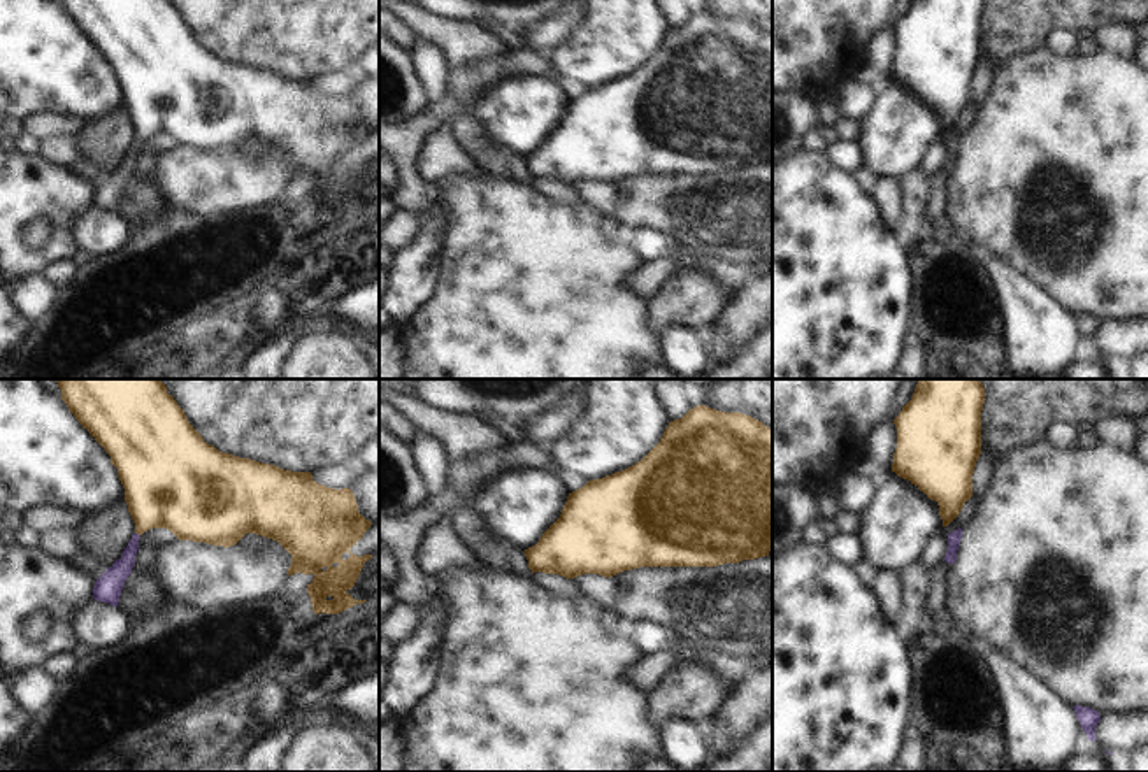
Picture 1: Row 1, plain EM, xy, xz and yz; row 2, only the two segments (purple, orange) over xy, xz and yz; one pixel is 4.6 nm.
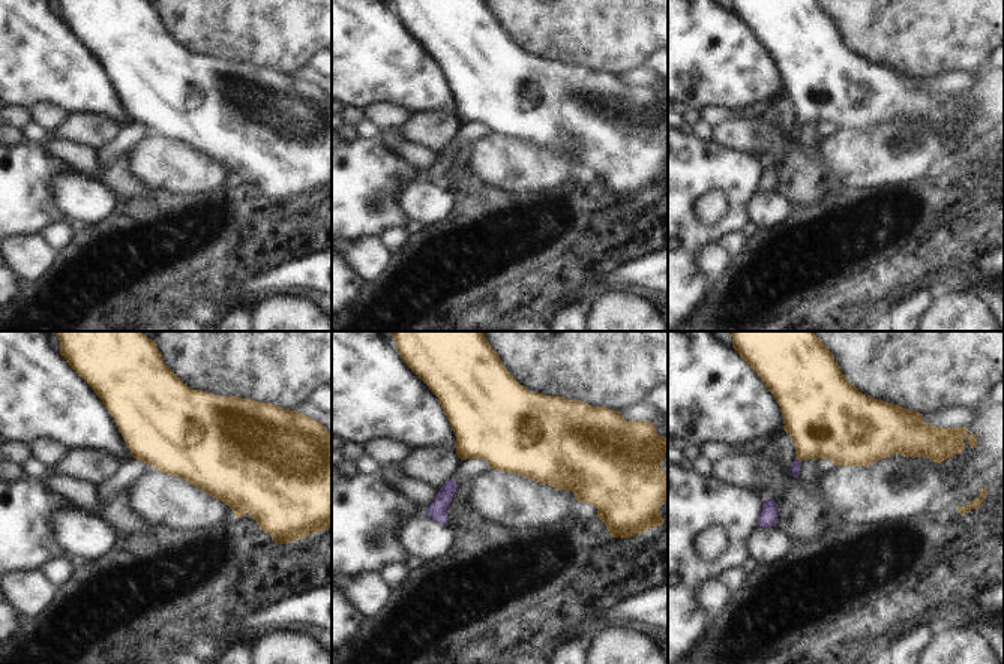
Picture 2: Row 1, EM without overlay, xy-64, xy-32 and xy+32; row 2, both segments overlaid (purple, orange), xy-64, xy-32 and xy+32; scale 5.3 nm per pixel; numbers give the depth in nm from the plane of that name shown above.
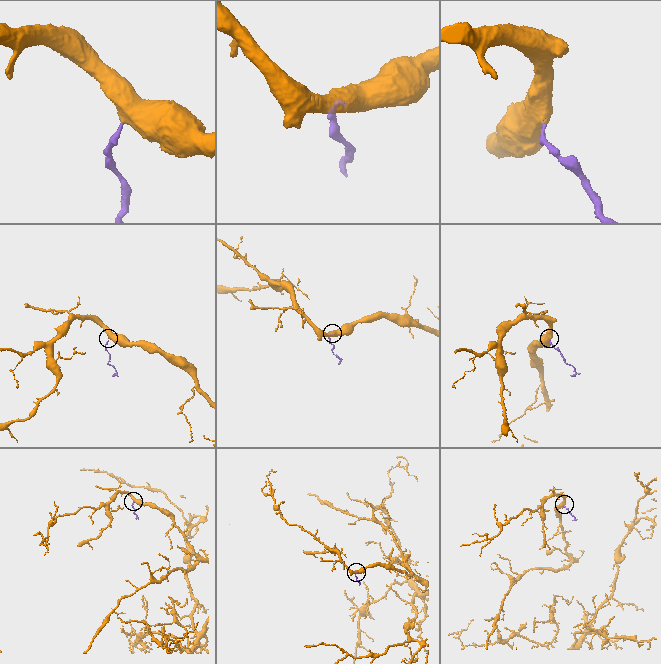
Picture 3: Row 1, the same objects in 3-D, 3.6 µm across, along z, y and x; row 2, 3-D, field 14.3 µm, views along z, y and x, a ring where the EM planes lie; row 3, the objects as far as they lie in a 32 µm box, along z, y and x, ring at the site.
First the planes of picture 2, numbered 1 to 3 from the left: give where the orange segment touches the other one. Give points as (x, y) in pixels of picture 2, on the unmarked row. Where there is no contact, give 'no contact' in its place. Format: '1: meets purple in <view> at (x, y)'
1: no contact
2: no contact
3: meets purple in xy+32 at (799, 125)

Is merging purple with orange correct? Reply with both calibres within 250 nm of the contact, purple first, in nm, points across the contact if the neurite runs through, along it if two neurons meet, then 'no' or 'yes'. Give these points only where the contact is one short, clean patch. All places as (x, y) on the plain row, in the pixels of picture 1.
110 nm thick on the purple side, 360 nm on the other; runs through xy (111, 188), (125, 171), (137, 141), (148, 116), (164, 93); yes

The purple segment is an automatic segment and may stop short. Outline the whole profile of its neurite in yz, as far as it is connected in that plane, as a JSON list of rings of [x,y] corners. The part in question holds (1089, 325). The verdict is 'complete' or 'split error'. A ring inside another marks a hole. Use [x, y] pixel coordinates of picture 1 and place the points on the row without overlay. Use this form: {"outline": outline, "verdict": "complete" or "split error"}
{"outline": [[[1074,312],[1073,314],[1076,319],[1076,325],[1083,335],[1083,339],[1087,340],[1088,347],[1095,349],[1095,333],[1101,328],[1101,321],[1090,314],[1083,314],[1083,312]]], "verdict": "complete"}

